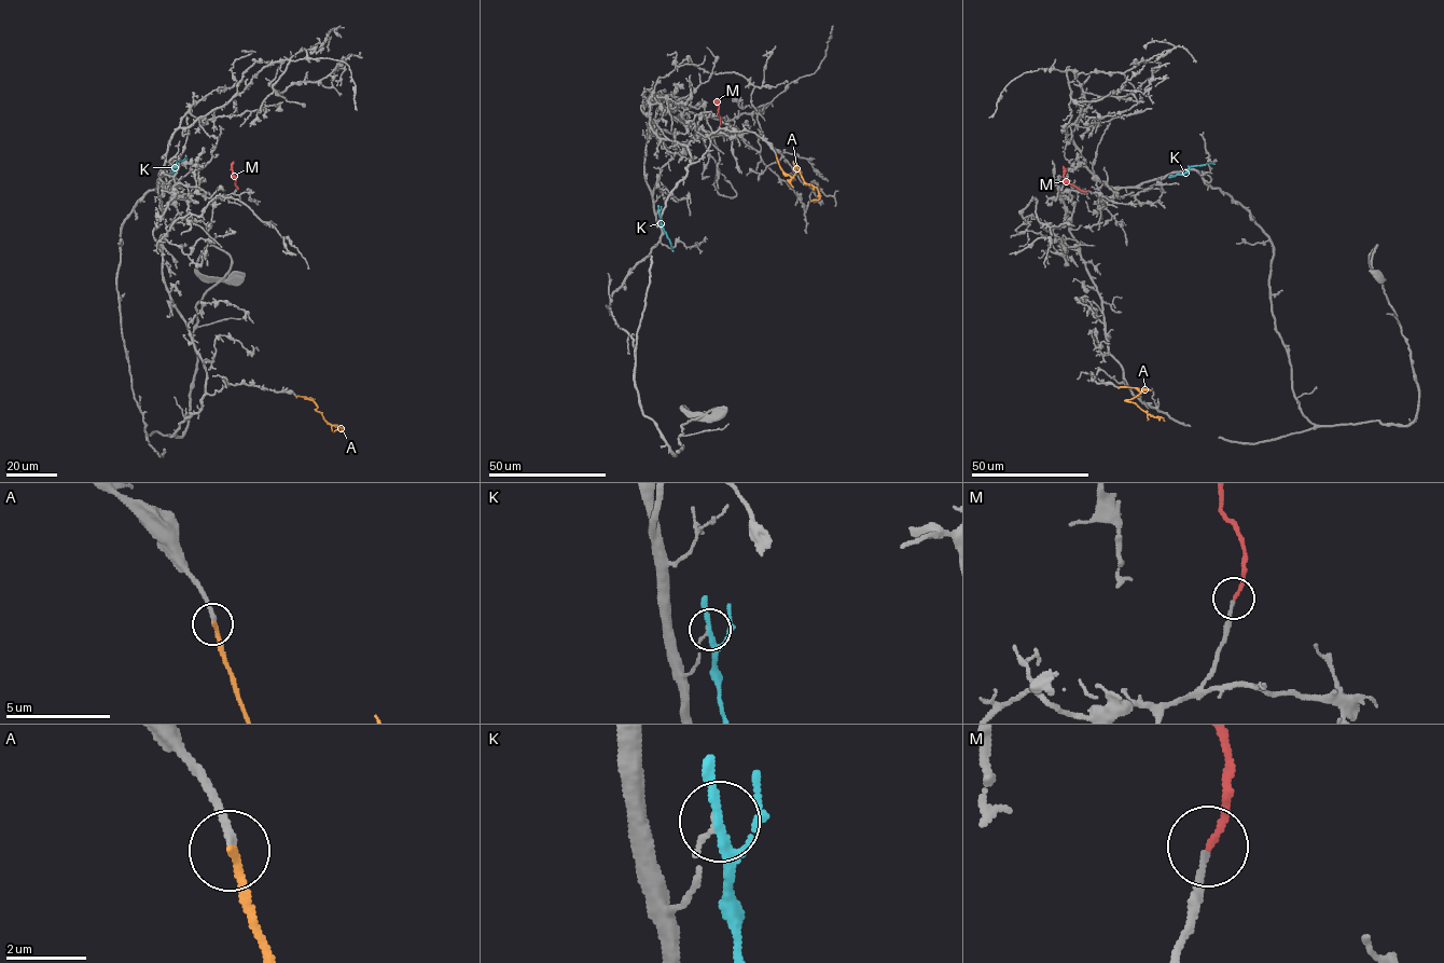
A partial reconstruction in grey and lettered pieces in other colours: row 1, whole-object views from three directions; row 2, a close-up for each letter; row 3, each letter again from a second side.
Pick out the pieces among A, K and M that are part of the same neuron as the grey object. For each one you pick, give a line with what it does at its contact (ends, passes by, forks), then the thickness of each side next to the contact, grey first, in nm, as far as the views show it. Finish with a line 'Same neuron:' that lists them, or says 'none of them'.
A: It ends there. Thickness 240 nm (grey) against 240 nm
M: It ends there. Thickness 140 nm (grey) against 150 nm
Same neuron: A, M

